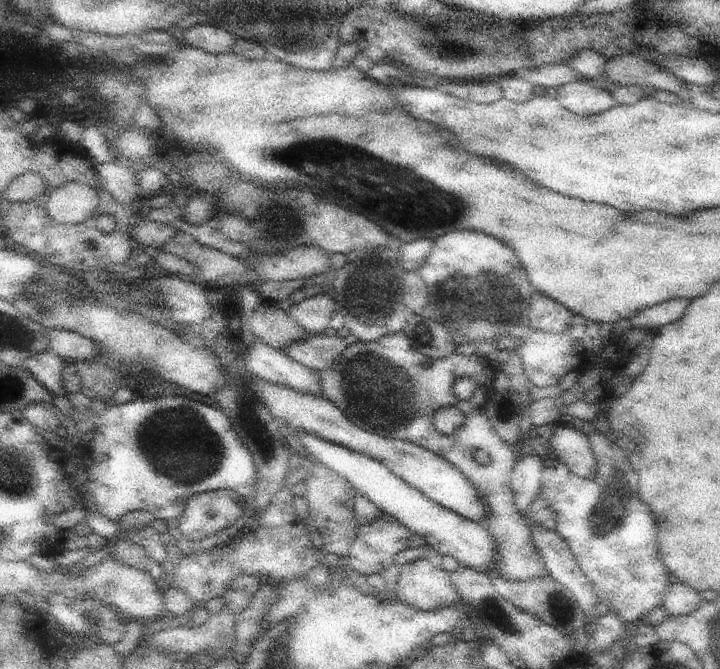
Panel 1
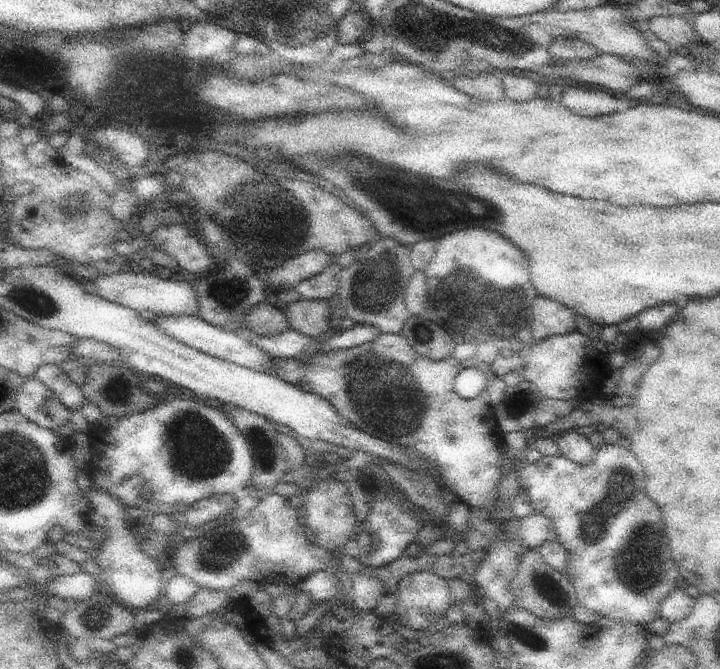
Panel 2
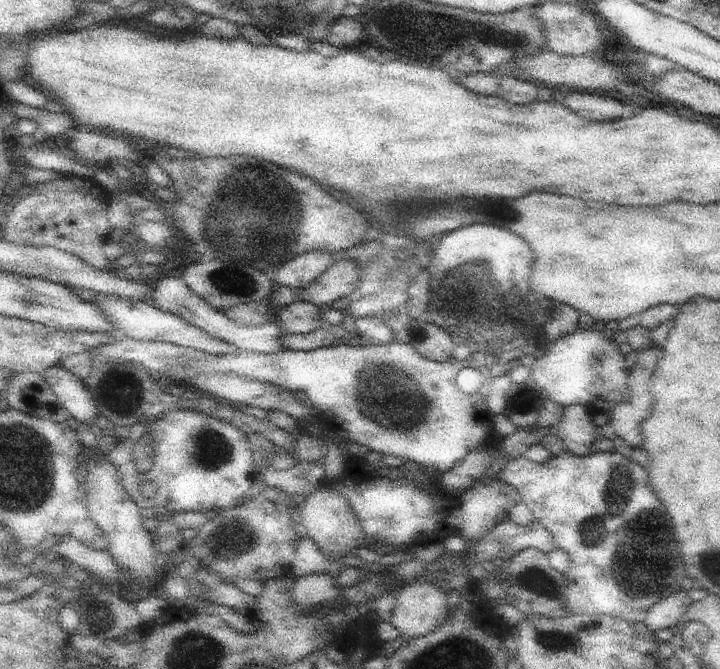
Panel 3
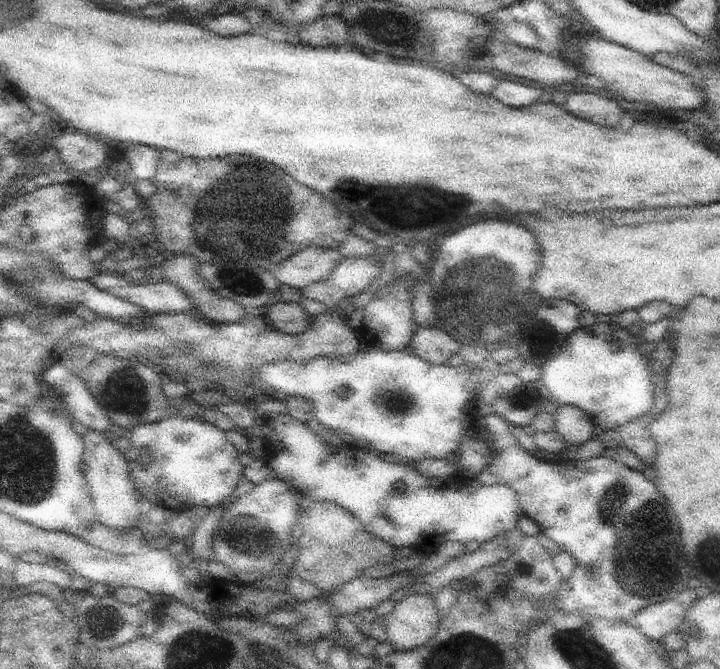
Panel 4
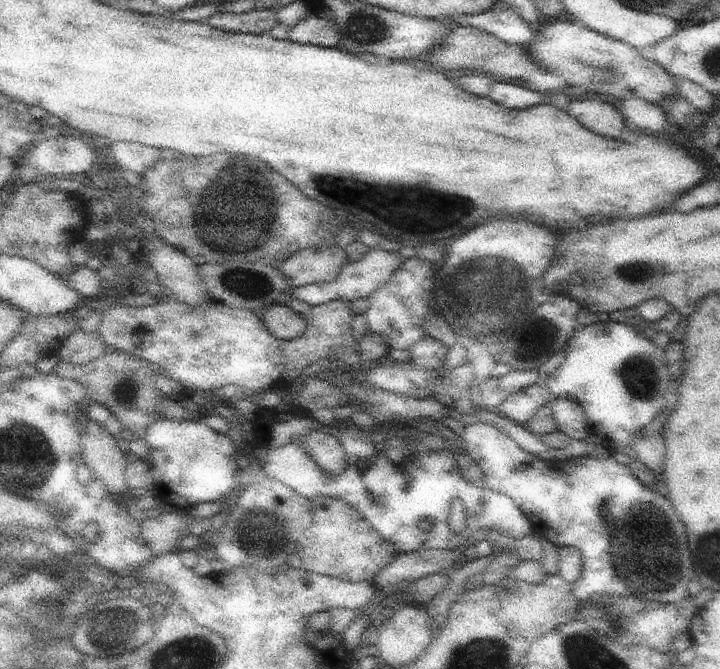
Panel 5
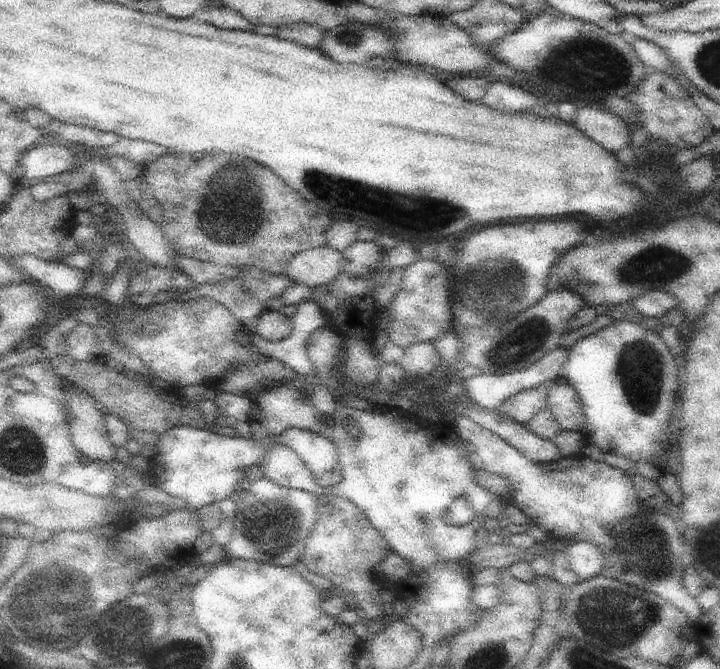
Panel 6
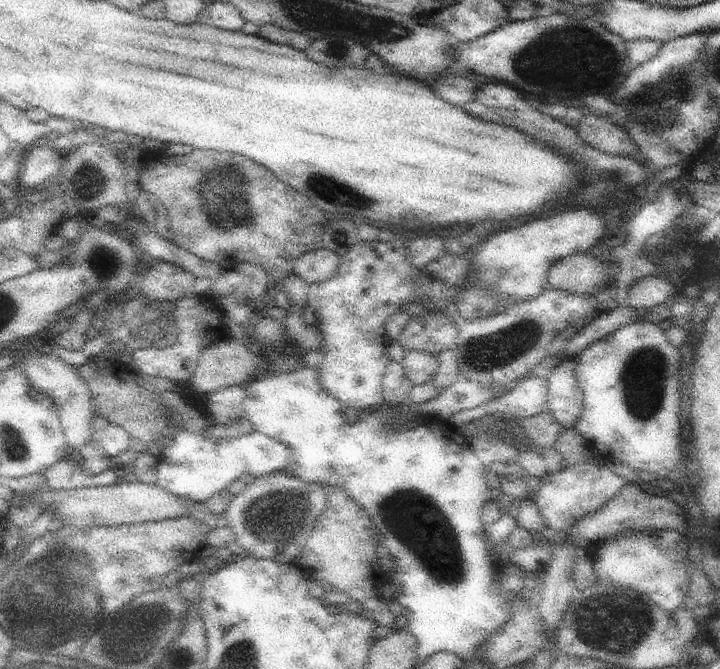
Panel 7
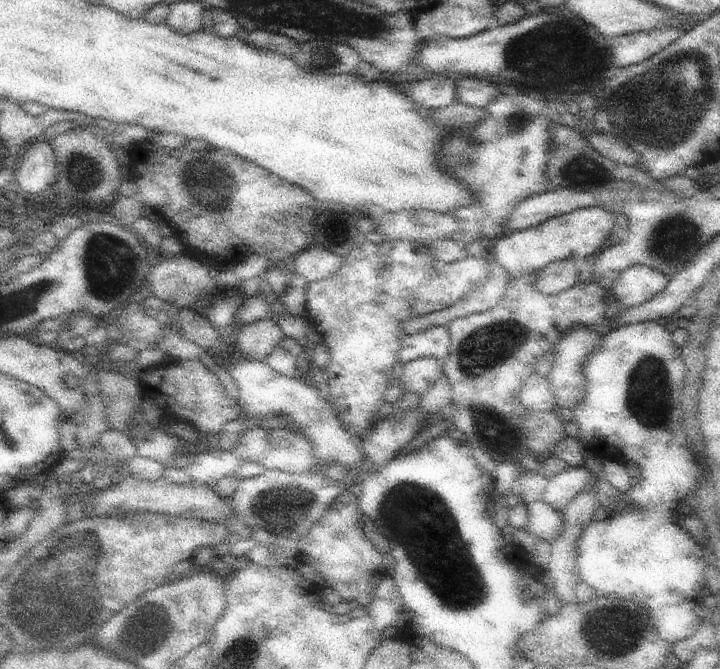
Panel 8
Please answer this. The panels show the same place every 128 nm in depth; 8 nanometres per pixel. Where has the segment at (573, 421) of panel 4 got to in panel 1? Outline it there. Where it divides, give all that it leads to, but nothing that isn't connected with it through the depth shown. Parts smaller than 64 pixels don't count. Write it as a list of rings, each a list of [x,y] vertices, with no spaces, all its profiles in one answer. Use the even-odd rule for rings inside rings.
[[[560,427],[550,436],[552,454],[576,476],[592,480],[596,476],[597,460],[588,436],[574,428]]]

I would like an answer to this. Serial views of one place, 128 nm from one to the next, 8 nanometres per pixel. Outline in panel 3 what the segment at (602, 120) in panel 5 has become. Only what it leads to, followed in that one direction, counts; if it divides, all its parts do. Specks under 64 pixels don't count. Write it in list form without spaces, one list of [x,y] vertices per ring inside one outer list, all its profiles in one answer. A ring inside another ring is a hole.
[[[566,90],[568,96],[564,104],[588,118],[588,120],[616,120],[616,118],[630,118],[634,116],[634,110],[638,110],[633,104],[623,104],[617,99],[590,93],[589,91]]]

